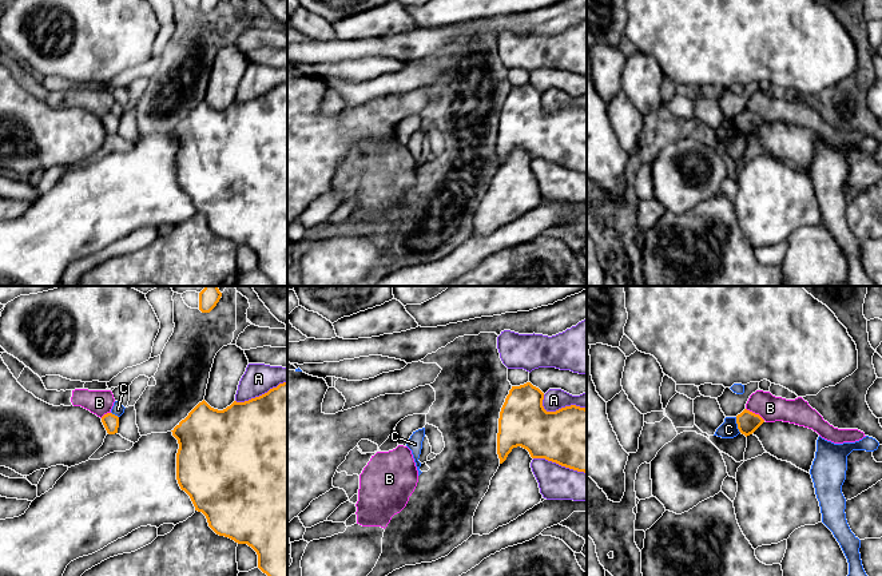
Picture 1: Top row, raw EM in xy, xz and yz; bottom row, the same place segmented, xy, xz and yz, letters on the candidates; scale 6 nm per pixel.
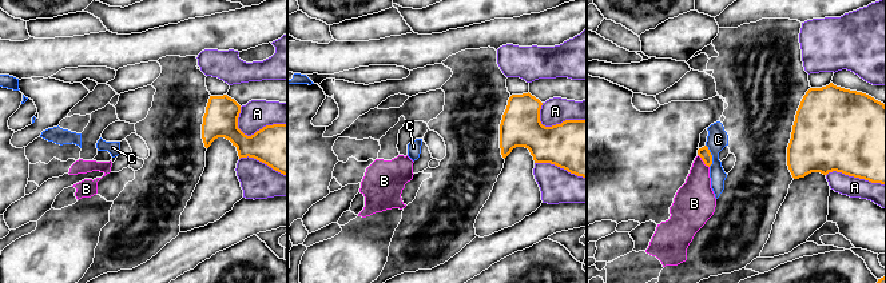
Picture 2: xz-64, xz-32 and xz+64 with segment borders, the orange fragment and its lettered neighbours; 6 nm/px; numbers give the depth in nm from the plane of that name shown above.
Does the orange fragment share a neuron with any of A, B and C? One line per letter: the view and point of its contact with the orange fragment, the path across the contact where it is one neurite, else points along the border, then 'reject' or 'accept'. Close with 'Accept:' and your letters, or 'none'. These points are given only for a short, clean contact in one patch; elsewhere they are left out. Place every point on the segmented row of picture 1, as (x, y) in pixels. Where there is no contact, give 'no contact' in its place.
A: contact xz (559, 409); reject
B: contact yz (754, 413); border yz (746, 408), (758, 413), (765, 420); reject
C: contact yz (738, 425); reject
Accept: none

